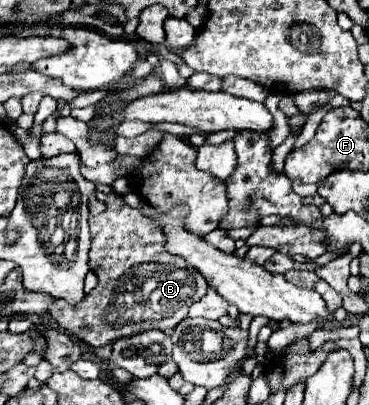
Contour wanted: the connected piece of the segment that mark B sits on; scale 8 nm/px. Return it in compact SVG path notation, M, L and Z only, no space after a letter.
M96 192L95 196L105 202L105 212L89 218L89 266L97 274L99 284L79 306L67 306L67 302L55 300L49 314L65 332L93 348L143 330L173 330L187 318L189 306L207 294L205 278L183 258L167 254L167 250L163 250L163 234L159 234L137 208L127 206L119 194Z

